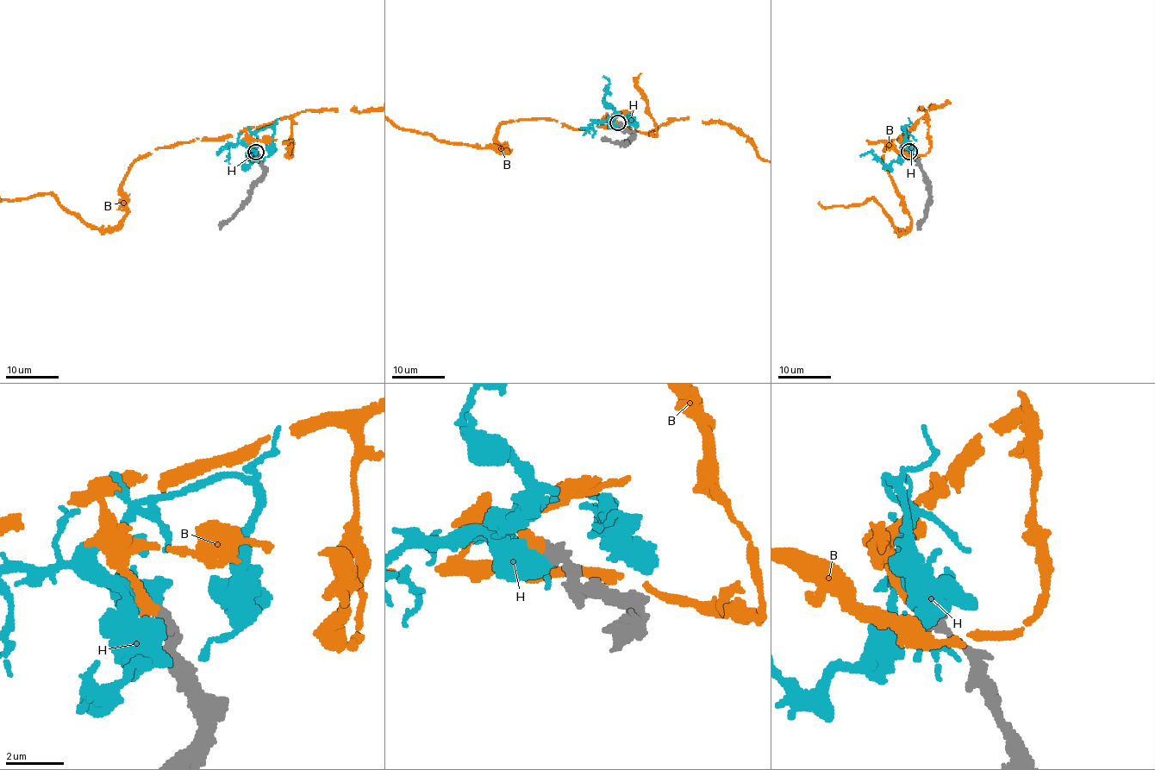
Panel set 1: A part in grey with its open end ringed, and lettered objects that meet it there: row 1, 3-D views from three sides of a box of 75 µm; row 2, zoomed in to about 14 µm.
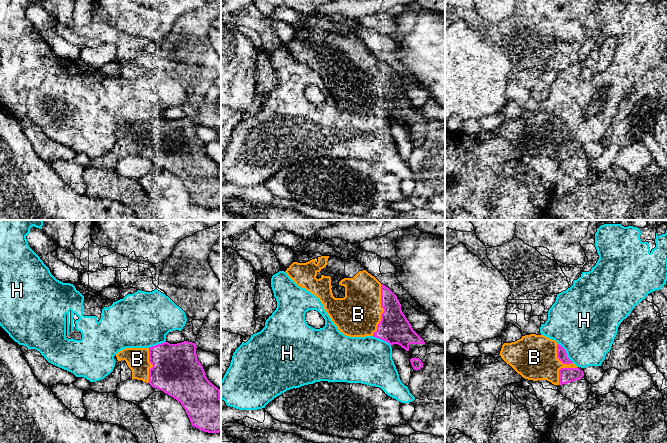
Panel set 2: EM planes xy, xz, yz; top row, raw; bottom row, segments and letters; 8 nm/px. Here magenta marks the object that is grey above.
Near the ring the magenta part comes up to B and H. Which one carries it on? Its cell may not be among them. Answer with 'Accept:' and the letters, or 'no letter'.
Accept: B

